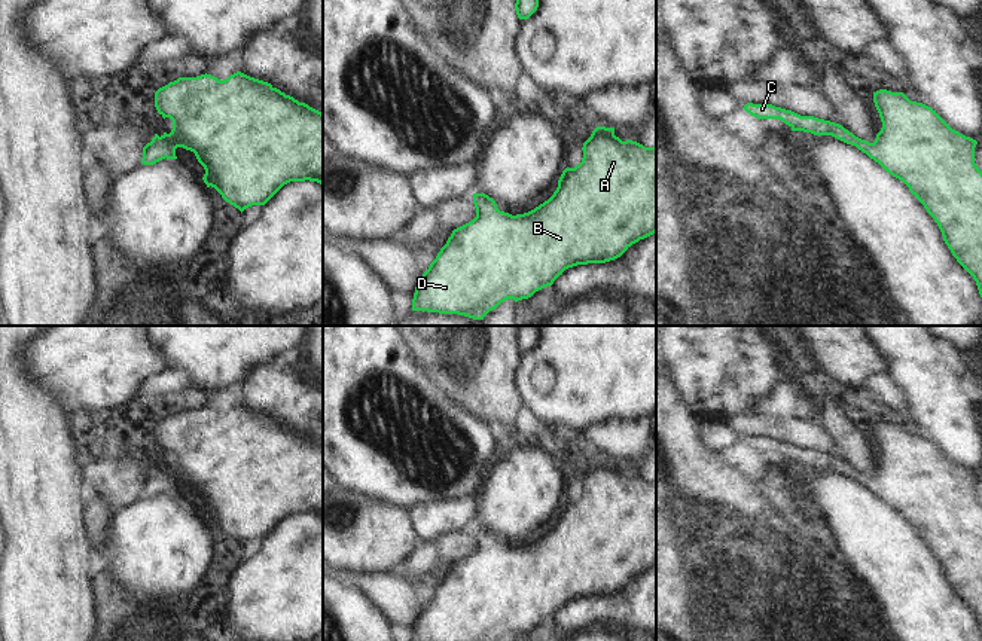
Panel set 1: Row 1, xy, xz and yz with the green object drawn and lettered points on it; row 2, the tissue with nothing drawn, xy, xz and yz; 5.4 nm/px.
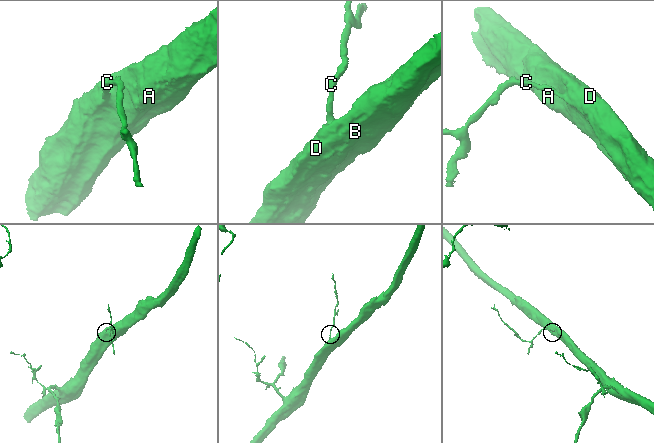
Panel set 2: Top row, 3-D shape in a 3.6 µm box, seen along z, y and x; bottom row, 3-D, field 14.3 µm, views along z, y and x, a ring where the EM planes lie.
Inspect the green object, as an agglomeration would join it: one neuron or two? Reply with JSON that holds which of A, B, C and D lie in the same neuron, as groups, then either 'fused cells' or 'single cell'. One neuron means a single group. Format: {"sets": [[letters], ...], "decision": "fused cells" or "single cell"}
{"sets": [["A", "B", "C", "D"]], "decision": "single cell"}

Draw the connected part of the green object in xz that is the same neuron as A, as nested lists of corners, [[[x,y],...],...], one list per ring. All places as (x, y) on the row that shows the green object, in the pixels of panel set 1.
[[[597,126],[583,143],[583,158],[574,168],[565,168],[553,195],[534,210],[512,216],[500,211],[492,198],[473,193],[476,217],[454,229],[436,259],[415,287],[412,311],[458,314],[473,320],[495,309],[501,302],[531,297],[552,286],[568,268],[606,263],[620,257],[632,244],[656,232],[656,147],[614,135],[614,128]]]

